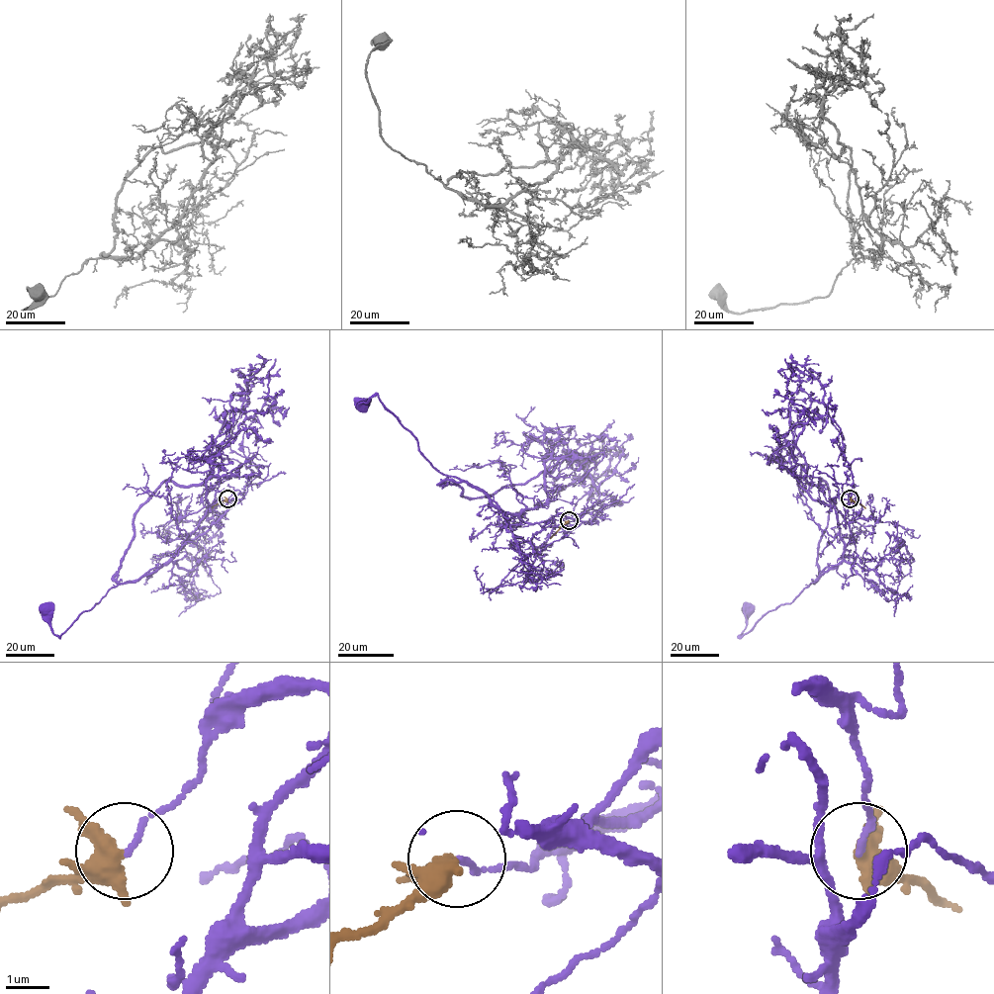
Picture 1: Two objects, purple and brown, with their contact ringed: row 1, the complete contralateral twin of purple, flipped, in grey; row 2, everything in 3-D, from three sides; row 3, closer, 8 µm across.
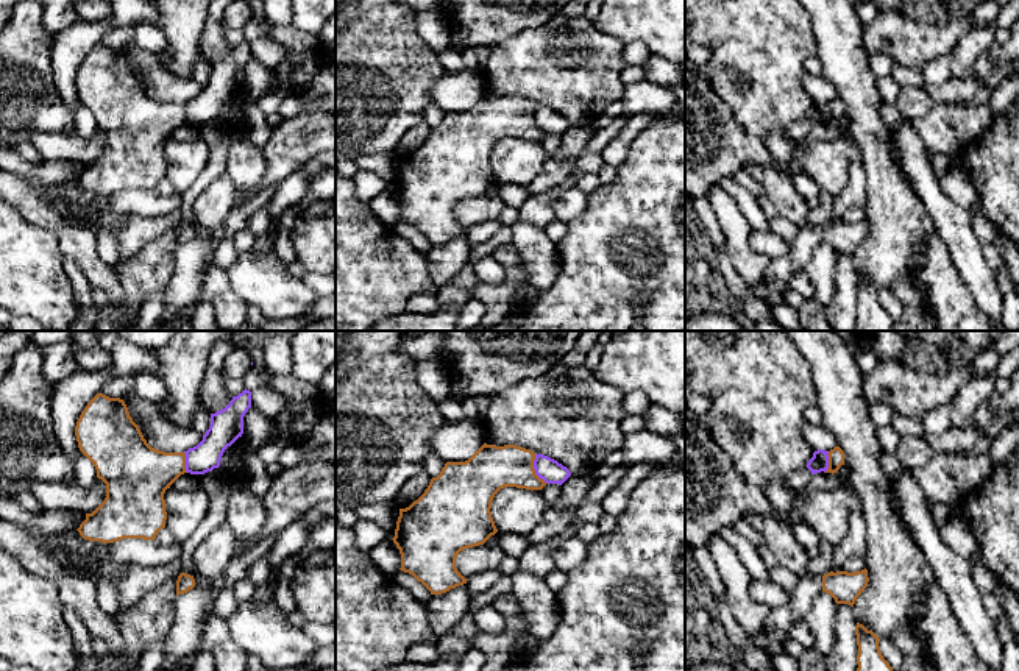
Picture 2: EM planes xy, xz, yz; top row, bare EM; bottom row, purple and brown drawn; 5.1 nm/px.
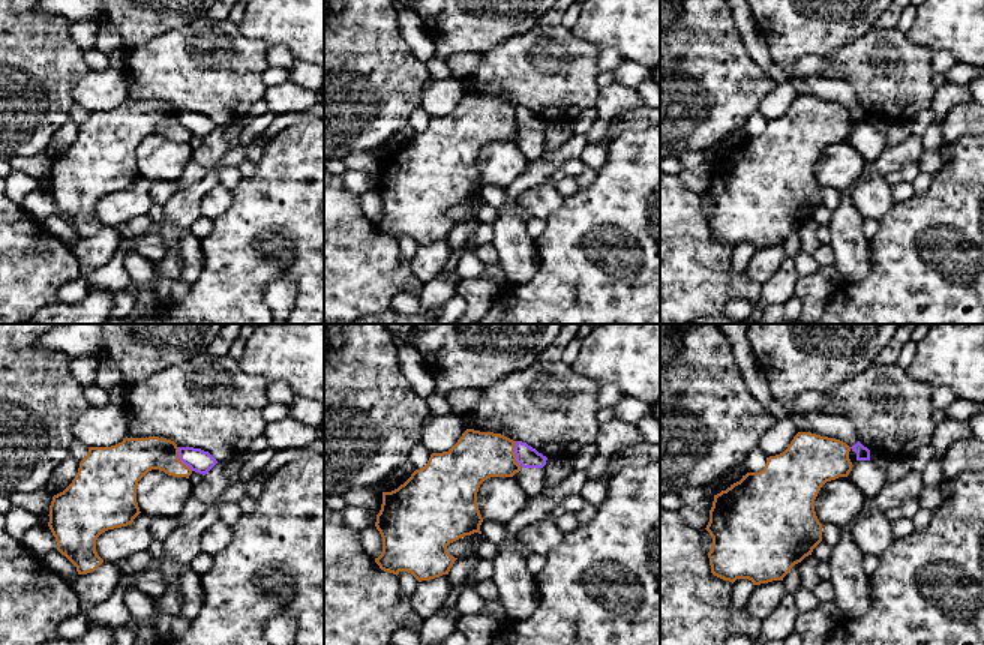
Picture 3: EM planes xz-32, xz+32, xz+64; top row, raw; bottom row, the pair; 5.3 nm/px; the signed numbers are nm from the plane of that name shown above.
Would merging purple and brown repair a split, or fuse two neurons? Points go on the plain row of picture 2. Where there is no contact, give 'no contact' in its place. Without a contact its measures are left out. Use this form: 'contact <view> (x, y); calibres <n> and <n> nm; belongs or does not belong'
contact xz (534, 119); calibres 120 and 240 nm; does not belong

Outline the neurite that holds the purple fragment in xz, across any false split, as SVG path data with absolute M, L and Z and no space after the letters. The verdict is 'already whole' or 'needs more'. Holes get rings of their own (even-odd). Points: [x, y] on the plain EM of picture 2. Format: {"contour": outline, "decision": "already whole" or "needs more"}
{"contour": "M535 105L534 120L546 134L562 136L571 126L566 117L543 105Z", "decision": "already whole"}

